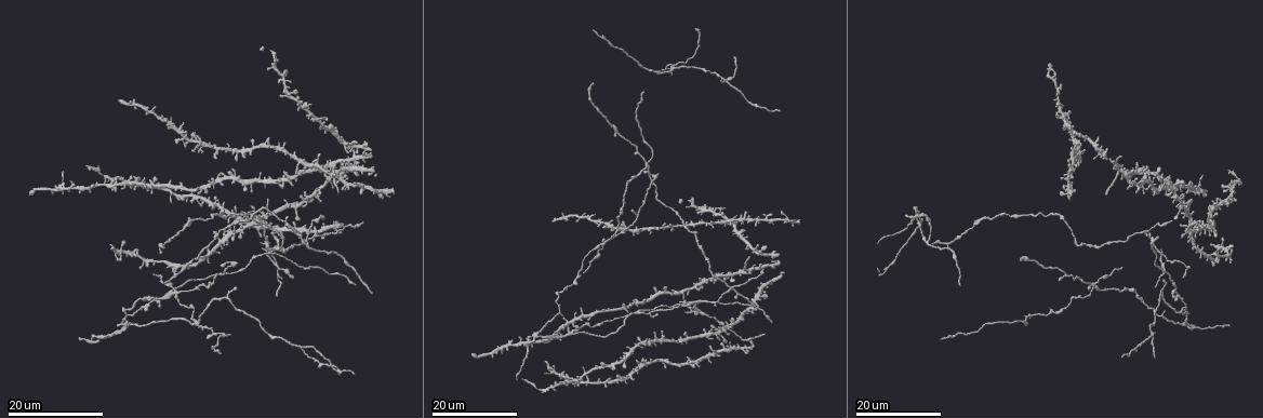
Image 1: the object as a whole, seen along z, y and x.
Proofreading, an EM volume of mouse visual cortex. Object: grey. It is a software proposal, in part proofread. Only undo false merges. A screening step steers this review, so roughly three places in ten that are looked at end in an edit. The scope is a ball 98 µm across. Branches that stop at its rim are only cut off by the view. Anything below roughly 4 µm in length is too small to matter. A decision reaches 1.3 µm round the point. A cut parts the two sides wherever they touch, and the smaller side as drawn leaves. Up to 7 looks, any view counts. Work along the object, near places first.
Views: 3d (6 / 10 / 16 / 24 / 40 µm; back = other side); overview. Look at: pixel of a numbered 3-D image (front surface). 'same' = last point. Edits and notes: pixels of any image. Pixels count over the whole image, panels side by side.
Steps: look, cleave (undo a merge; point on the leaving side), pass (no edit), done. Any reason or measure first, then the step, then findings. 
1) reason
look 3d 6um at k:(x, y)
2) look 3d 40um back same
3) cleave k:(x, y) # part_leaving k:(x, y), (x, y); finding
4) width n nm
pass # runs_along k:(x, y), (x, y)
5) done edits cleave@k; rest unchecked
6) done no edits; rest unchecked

side arm on a straight run
look 3d 16um at 1:(619, 131)

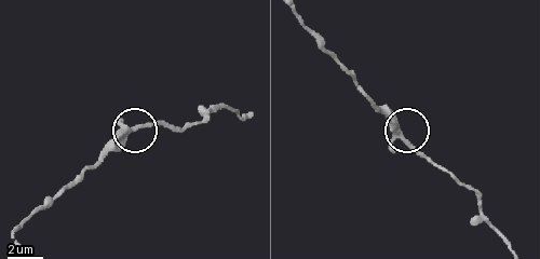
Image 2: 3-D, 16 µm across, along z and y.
look 3d 6um at 2:(133, 129)

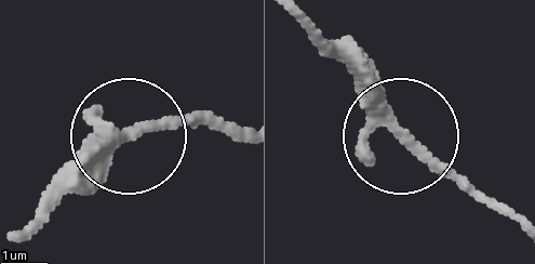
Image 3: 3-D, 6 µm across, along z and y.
pass # runs_along 3:(242, 131), (137, 123), (49, 209); continuous, no second neuron

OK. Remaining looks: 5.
four arms meet
look 3d 16um at 1:(1149, 338)

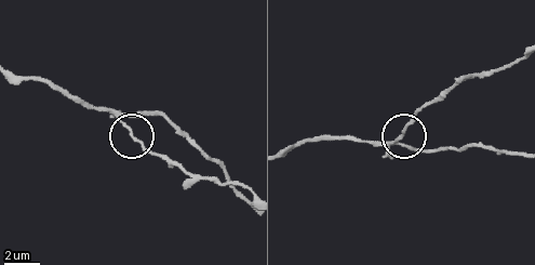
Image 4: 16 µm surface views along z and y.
look 3d 6um at 4:(398, 139)

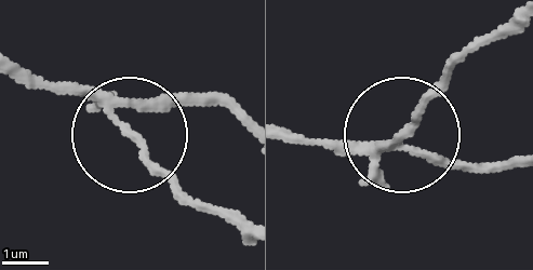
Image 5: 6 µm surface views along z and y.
other side
look 3d 6um back at 5:(132, 133)

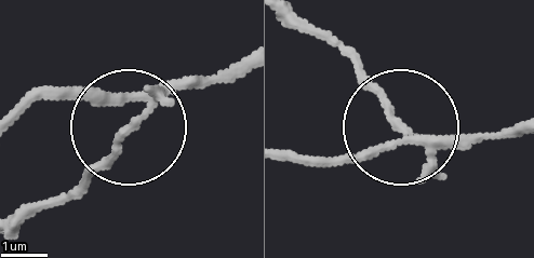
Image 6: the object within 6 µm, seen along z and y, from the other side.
side_arm 11 um
cleave 6:(121, 140) # part_leaving 6:(432, 145), (344, 52), (285, 25); two neurons meet here

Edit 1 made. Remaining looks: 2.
done edits cleave@6; rest unchecked

